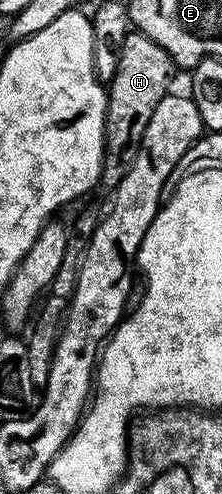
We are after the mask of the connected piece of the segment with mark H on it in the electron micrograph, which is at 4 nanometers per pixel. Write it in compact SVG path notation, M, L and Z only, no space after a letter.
M138 31L128 33L125 47L121 47L117 75L113 75L113 79L106 86L107 114L103 162L98 184L100 190L115 190L121 179L125 179L129 167L133 167L133 159L137 159L137 151L145 135L145 127L149 127L149 119L153 119L153 111L157 111L157 103L161 103L161 99L167 96L172 88L171 76L174 73L177 73L177 66L165 51L165 47L153 43L153 39L149 39L149 35L144 33Z

